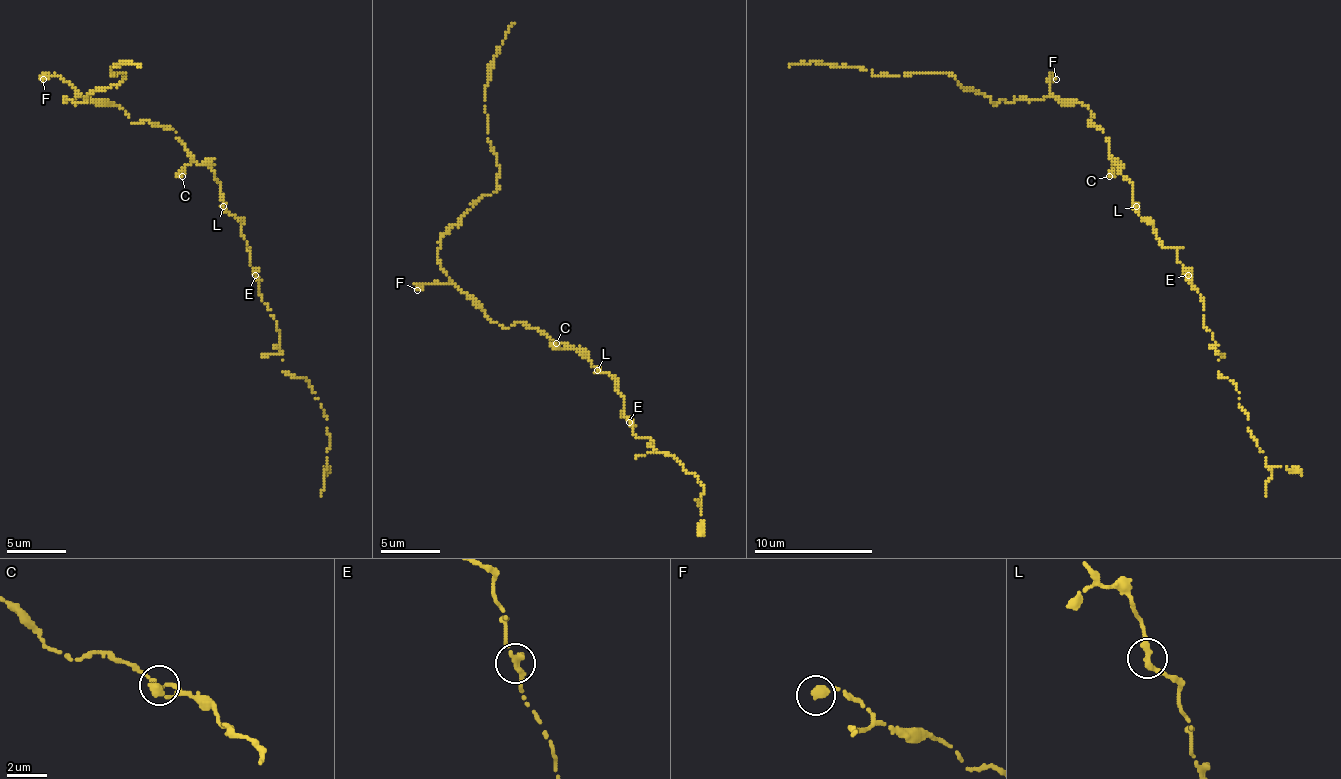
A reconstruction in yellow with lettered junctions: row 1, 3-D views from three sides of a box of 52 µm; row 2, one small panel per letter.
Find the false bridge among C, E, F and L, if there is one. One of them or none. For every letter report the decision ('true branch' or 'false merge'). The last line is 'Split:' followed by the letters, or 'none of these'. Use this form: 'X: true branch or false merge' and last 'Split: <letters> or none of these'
C: true branch
E: true branch
F: true branch
L: true branch
Split: none of these

